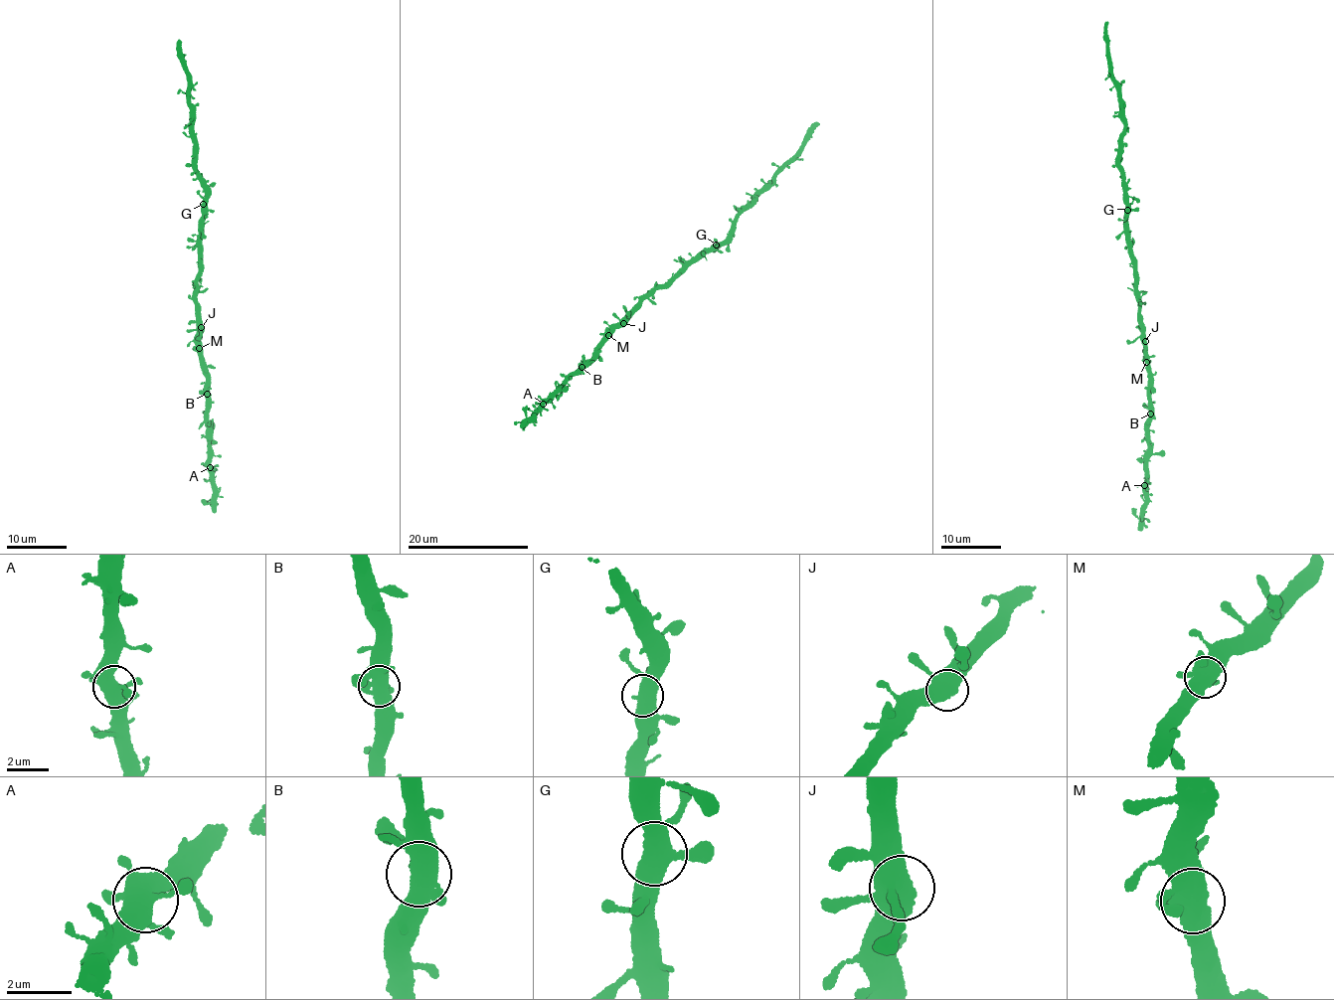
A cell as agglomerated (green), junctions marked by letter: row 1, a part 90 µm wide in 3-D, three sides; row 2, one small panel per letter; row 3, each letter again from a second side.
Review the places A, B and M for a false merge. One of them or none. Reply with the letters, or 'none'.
none

